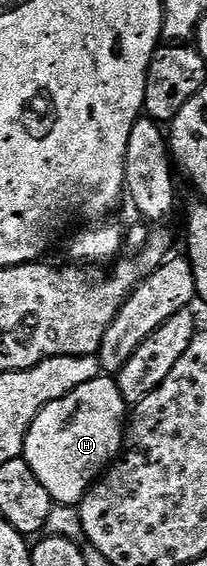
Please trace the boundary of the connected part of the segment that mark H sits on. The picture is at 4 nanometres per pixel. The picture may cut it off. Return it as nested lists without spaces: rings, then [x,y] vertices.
[[[118,383],[94,388],[90,389],[92,392],[88,396],[80,398],[75,413],[63,425],[36,422],[28,430],[24,442],[22,459],[27,460],[31,467],[28,468],[30,475],[39,479],[56,505],[75,506],[82,501],[86,488],[90,486],[91,476],[96,474],[96,468],[112,457],[116,444],[123,437],[129,405],[123,401]]]

